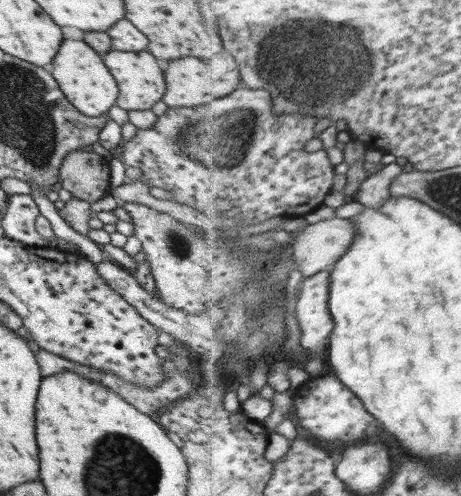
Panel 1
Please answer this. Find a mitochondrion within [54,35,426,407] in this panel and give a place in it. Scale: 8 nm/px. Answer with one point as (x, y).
(187, 139)

